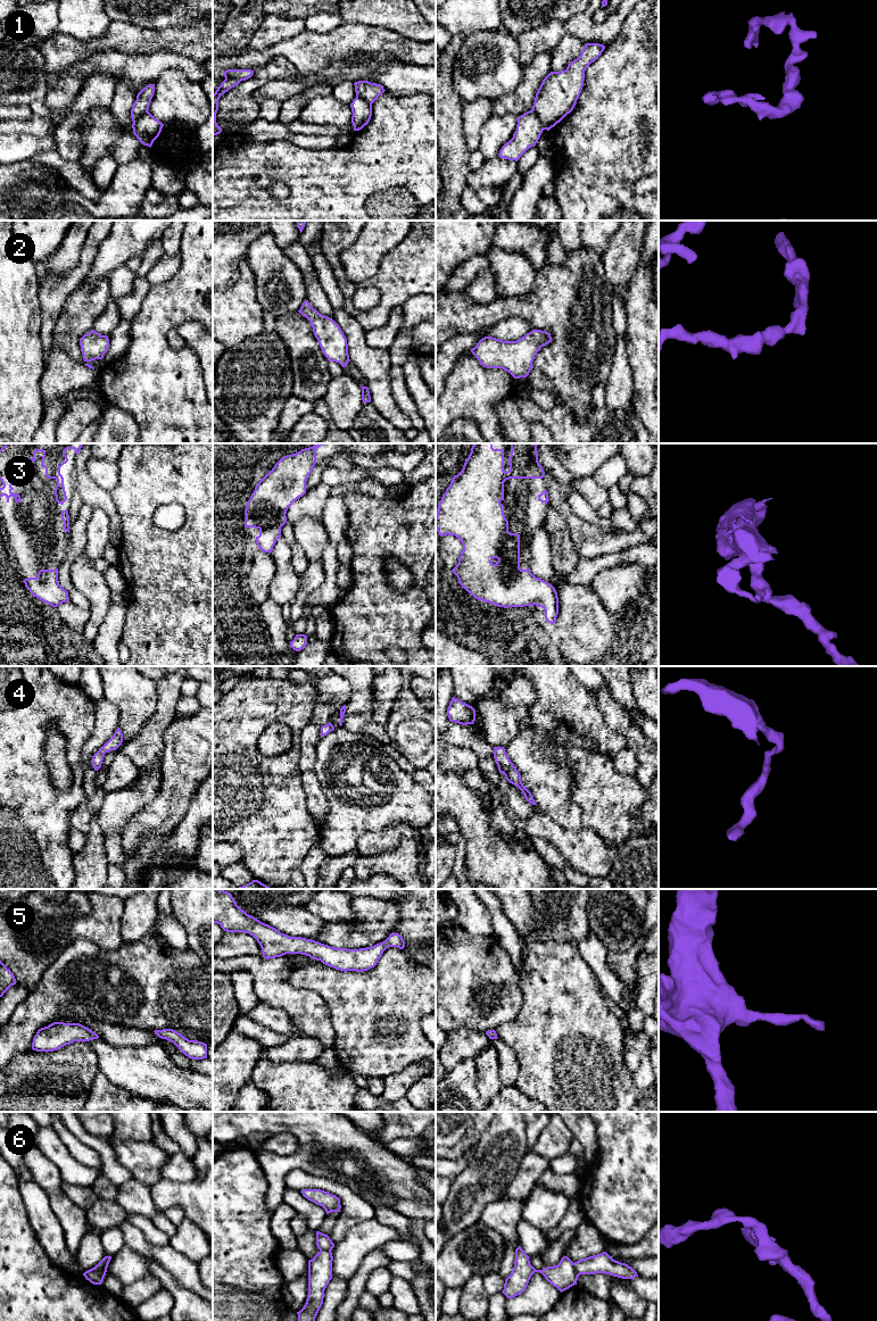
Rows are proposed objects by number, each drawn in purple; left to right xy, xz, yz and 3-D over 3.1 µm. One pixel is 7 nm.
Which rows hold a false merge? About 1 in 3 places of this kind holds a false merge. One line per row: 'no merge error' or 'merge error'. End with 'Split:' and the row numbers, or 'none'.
1: merge error
2: no merge error
3: no merge error
4: no merge error
5: no merge error
6: merge error
Split: 1, 6

